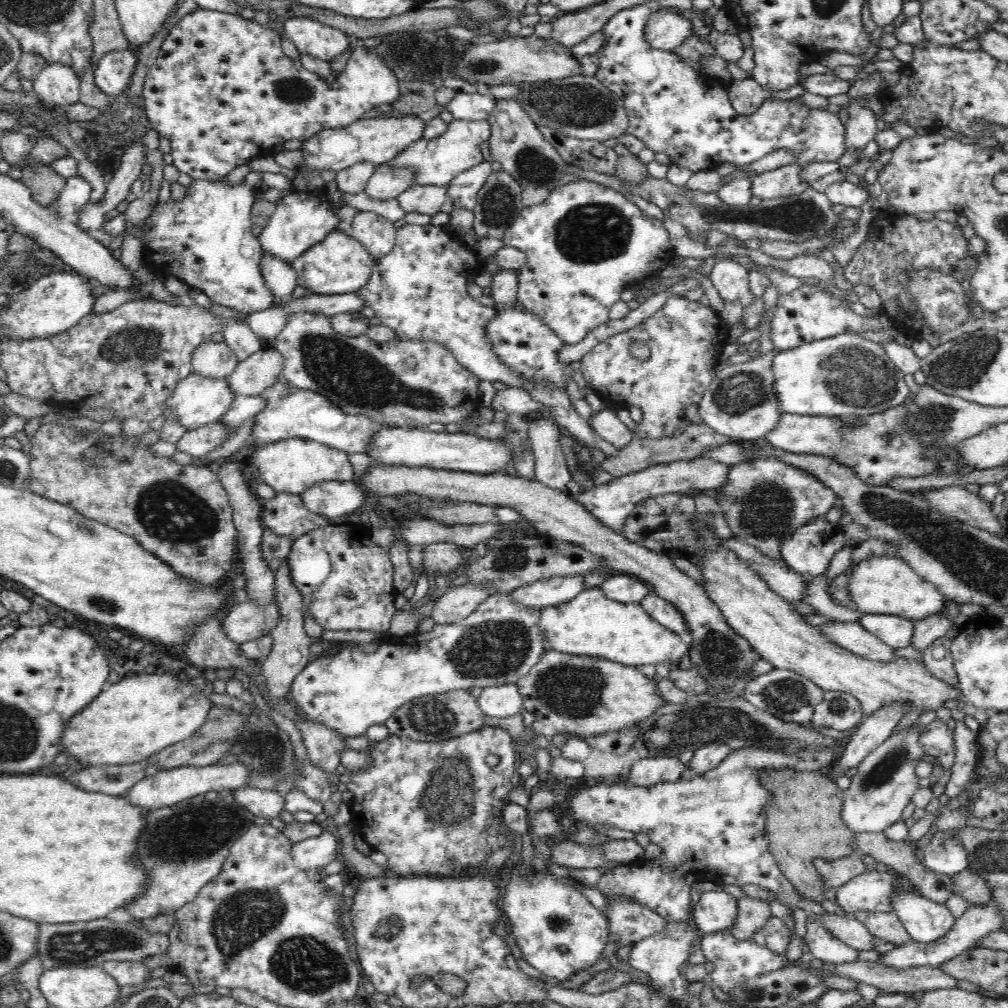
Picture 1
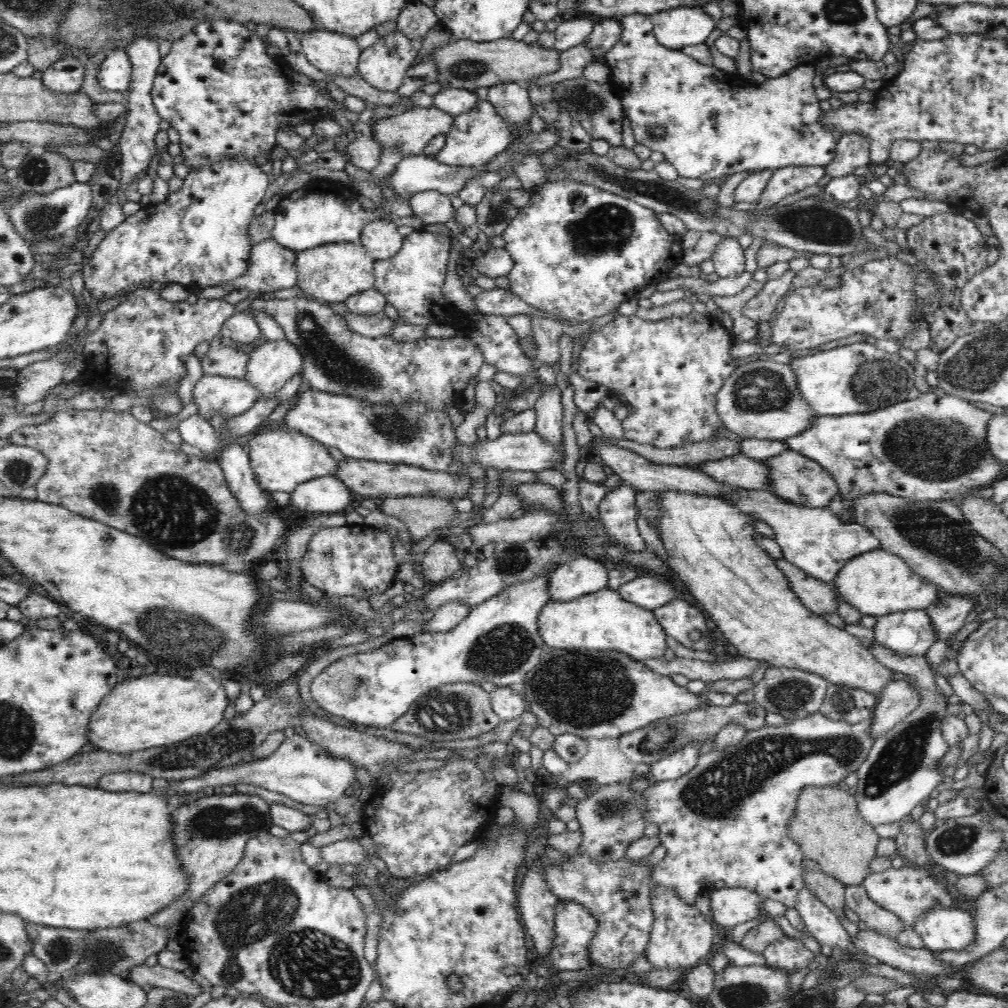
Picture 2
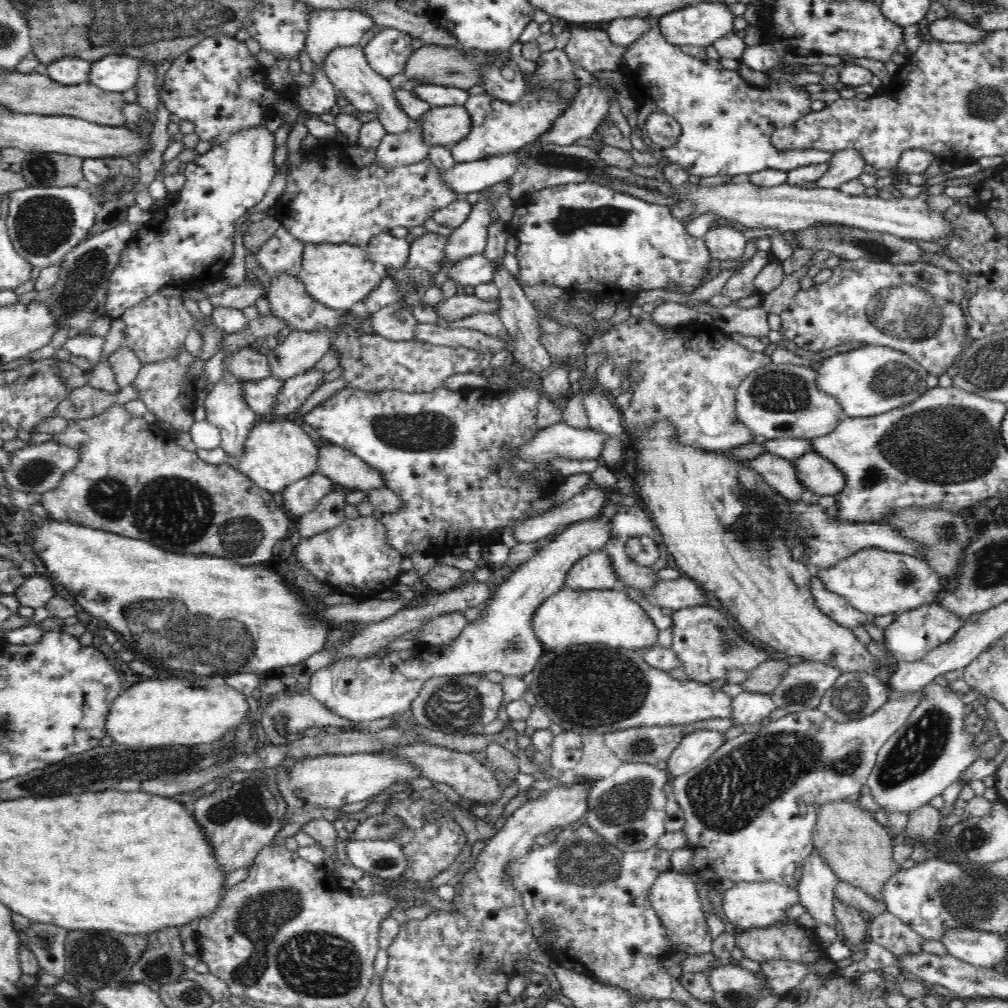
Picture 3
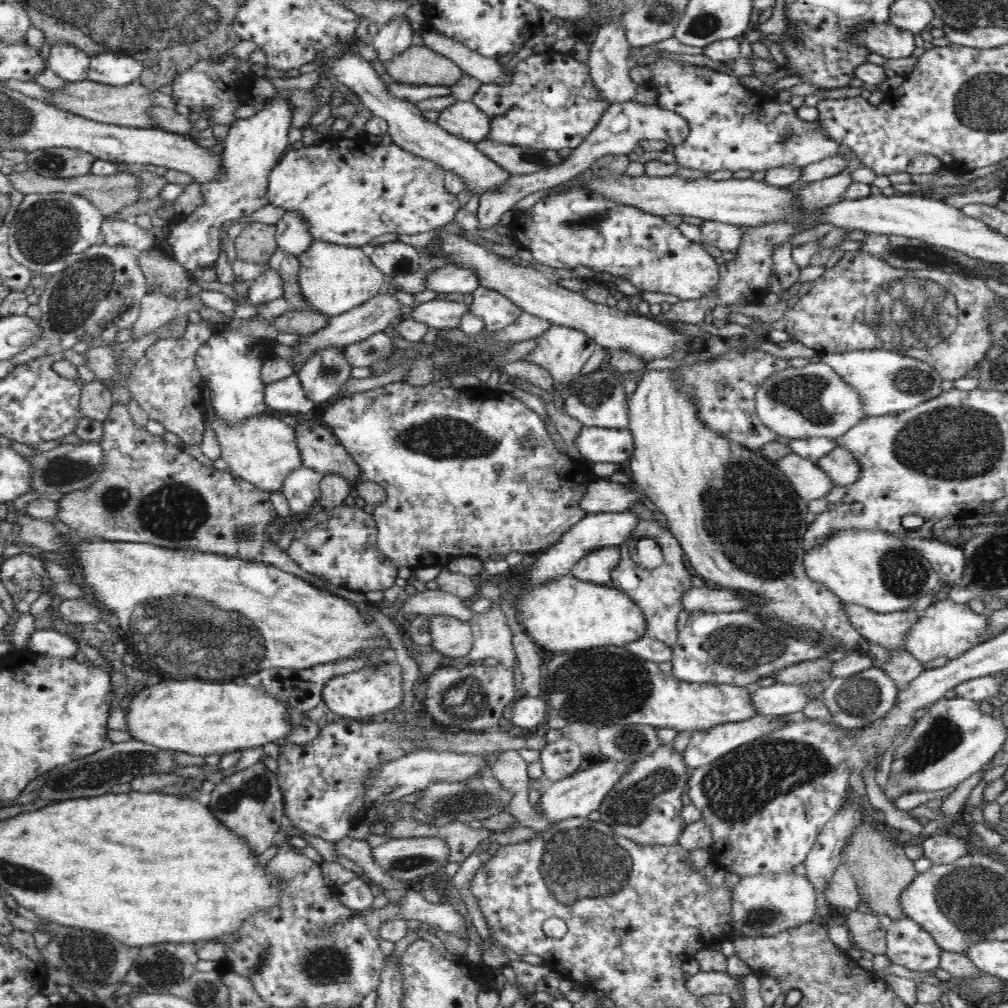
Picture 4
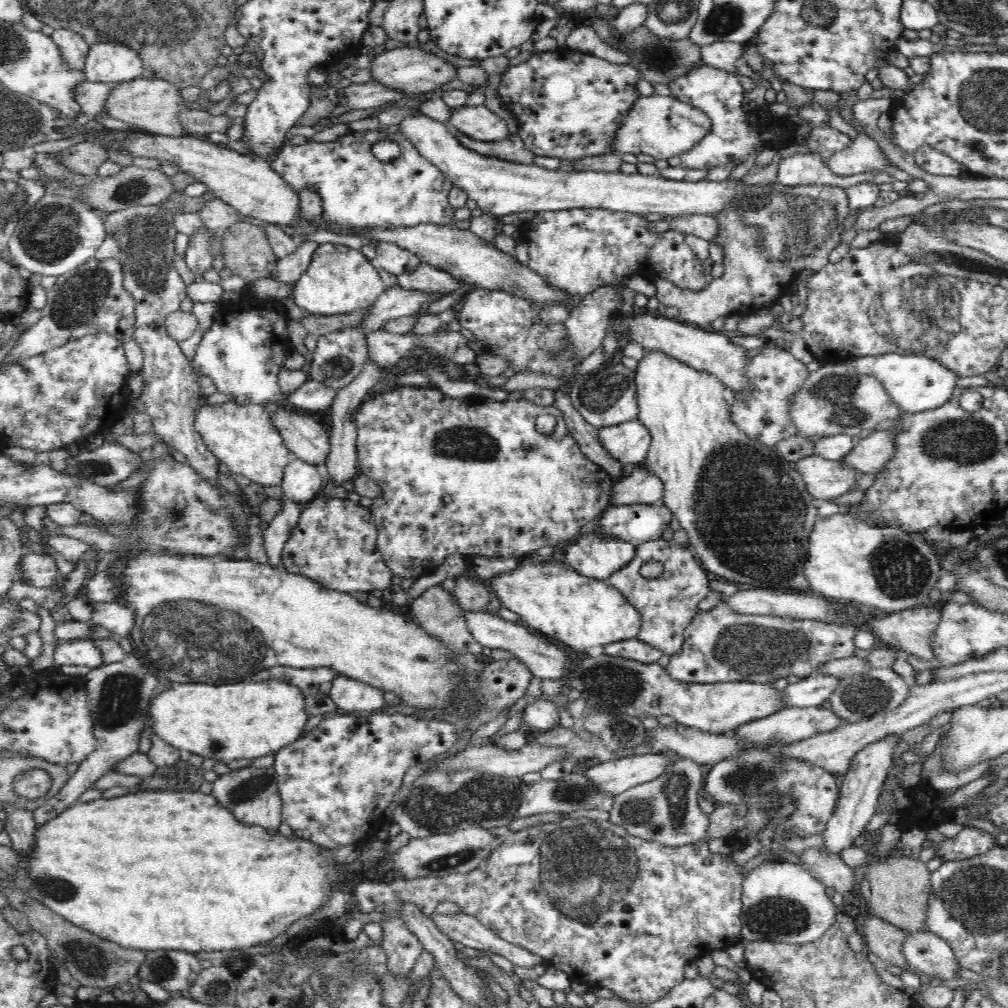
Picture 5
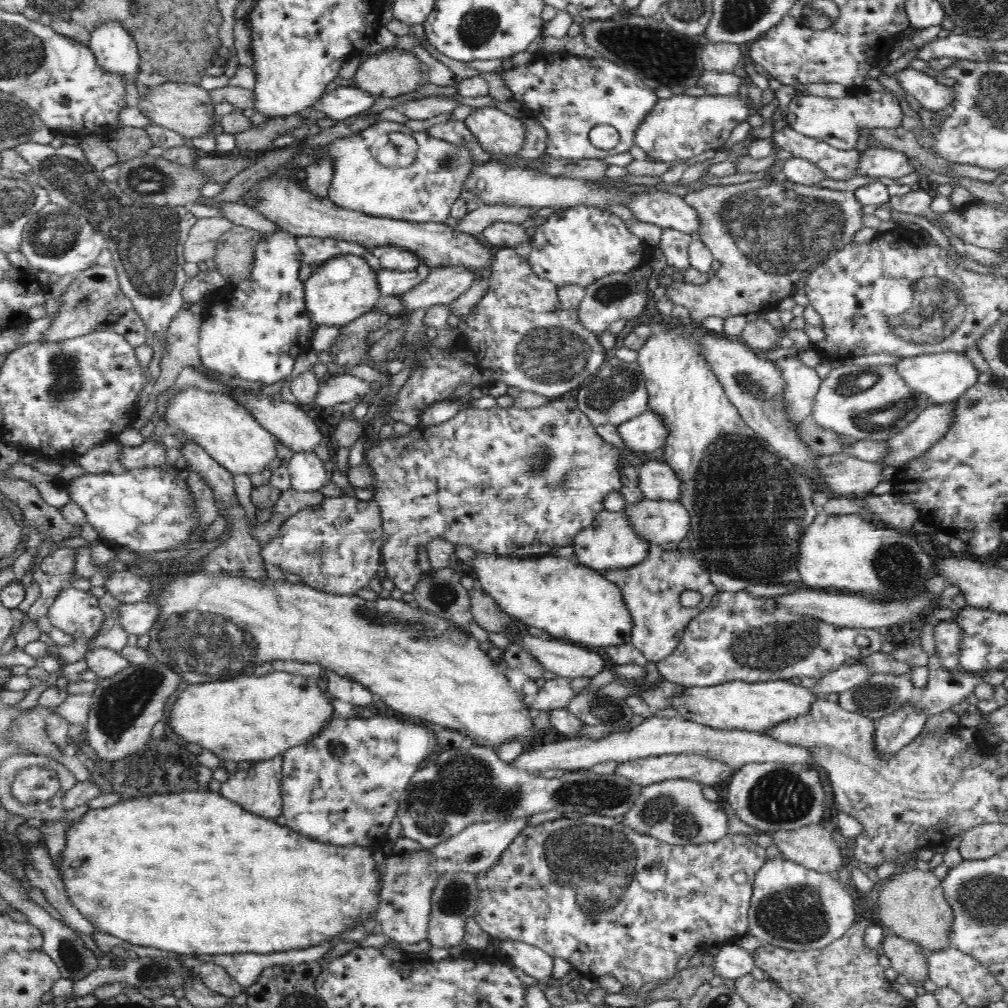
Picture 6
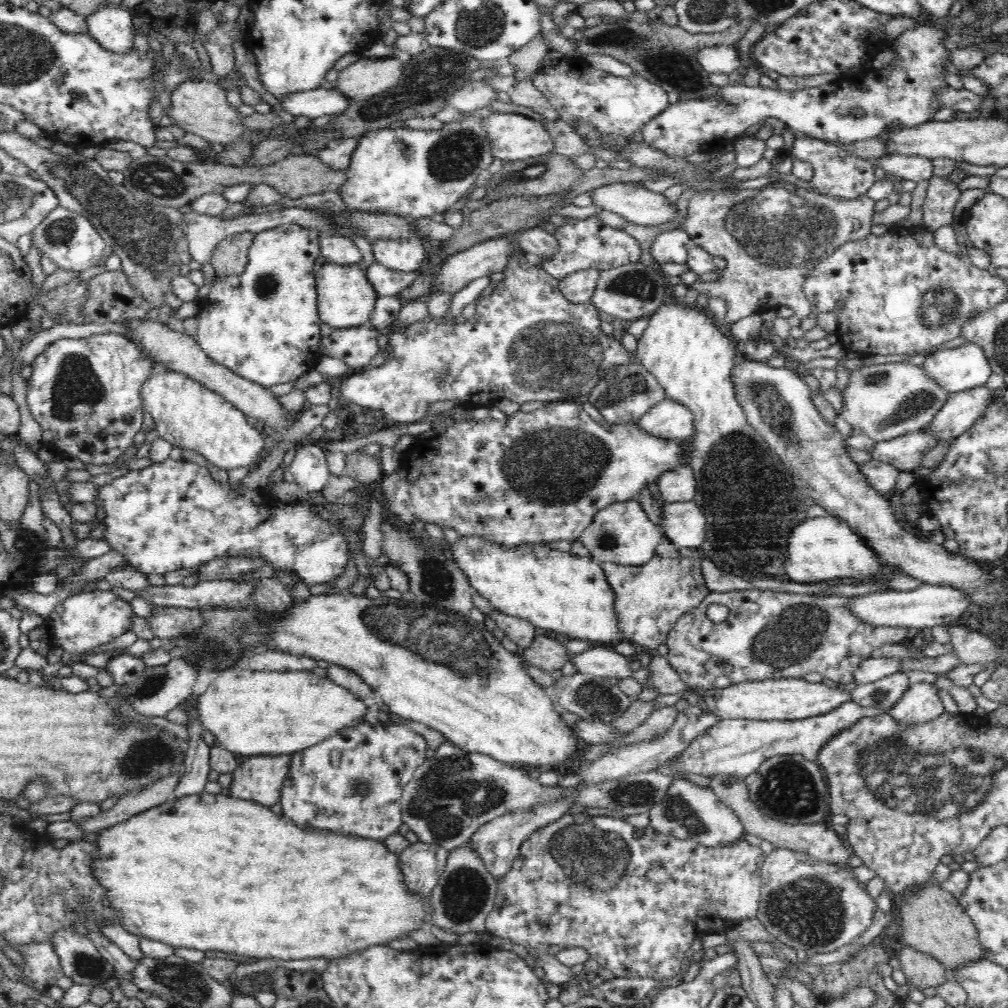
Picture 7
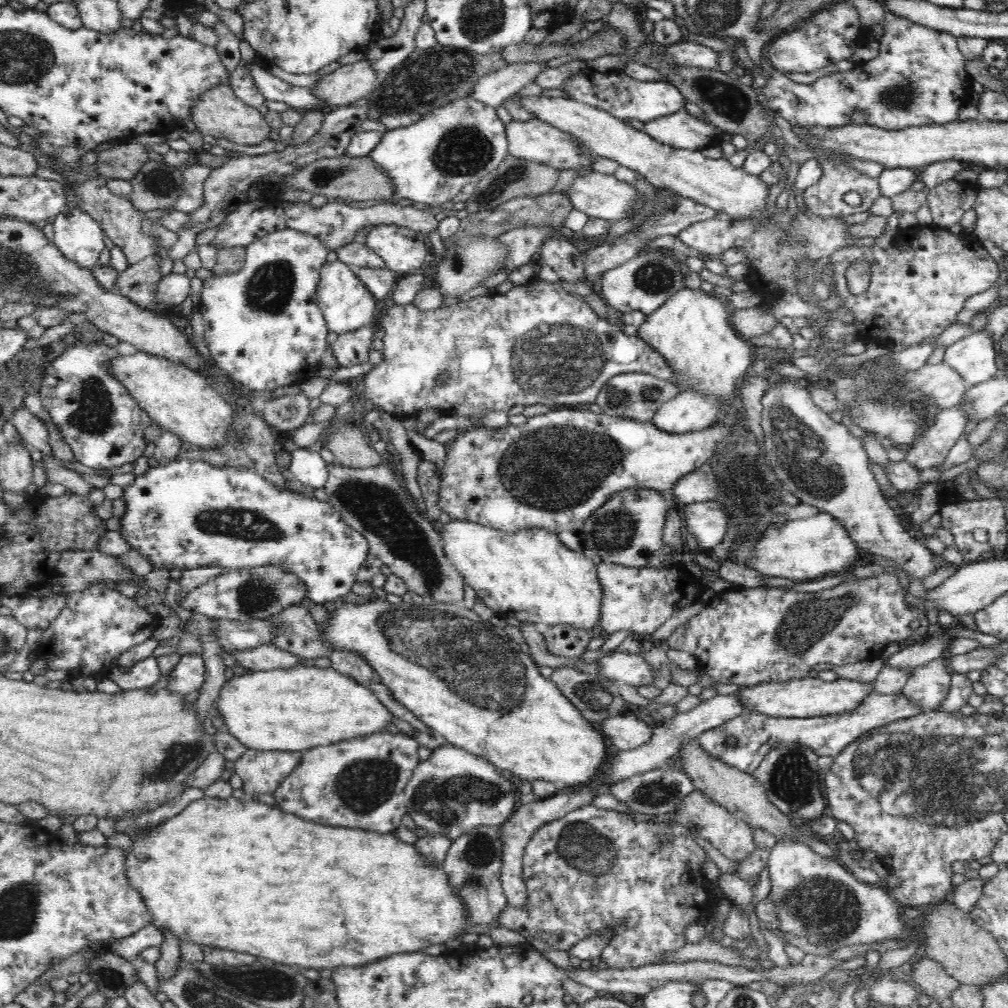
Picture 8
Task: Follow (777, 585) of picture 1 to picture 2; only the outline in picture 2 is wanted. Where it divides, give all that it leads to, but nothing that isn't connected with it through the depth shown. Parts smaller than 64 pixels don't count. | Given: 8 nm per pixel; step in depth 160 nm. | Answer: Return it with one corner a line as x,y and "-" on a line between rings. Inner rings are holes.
774,559
774,564
786,575
789,586
797,594
800,602
817,615
838,614
834,599
834,583
822,582
786,559

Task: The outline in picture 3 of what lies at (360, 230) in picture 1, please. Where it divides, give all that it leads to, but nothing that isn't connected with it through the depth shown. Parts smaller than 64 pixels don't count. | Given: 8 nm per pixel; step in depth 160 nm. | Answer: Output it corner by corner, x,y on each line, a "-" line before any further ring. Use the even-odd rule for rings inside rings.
382,231
370,238
366,251
374,262
383,264
387,269
399,269
409,260
410,243
390,231

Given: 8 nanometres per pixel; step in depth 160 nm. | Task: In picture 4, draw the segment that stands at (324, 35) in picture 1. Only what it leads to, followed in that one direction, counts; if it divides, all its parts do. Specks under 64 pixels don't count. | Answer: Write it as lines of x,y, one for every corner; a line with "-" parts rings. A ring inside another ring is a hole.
344,53
330,66
330,72
338,84
344,84
348,90
356,94
361,102
361,108
368,108
373,116
383,118
388,123
387,132
394,144
407,152
440,165
445,171
458,174
473,193
481,195
485,190
492,190
505,183
507,178
512,176
478,150
475,143
454,136
435,122
427,120
422,115
423,112
415,107
415,103
394,97
370,61
362,56

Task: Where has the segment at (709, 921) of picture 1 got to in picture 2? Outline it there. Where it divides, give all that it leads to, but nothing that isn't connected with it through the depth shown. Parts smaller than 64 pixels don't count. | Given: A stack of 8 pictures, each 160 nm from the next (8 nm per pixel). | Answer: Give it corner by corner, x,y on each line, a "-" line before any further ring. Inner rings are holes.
724,887
710,894
710,911
716,926
725,932
737,924
760,918
765,898
746,888

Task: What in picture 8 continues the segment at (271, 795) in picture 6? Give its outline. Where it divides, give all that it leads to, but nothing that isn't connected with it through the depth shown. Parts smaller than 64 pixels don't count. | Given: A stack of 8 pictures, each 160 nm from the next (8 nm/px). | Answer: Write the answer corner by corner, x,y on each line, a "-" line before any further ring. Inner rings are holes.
246,750
235,761
234,772
243,782
245,798
273,794
282,781
298,766
303,751

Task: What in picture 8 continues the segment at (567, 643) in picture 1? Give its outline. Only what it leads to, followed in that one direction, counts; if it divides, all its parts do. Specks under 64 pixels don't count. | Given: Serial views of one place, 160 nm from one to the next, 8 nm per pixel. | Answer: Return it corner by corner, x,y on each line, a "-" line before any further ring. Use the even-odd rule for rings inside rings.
451,519
447,524
437,524
444,541
444,552
460,572
465,584
471,586
482,602
503,616
530,621
540,628
567,624
578,630
600,632
600,606
602,585
598,579
597,565
583,552
576,553
563,545
556,532
543,528
526,528
518,532
502,532
477,522

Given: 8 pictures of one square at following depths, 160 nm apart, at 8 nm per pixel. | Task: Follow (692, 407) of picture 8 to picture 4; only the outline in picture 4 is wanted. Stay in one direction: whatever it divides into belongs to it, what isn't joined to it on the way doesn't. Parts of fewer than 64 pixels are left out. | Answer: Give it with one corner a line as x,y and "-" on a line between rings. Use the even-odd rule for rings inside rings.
583,426
574,439
574,446
589,464
604,462
618,464
628,460
635,449
634,435
630,430

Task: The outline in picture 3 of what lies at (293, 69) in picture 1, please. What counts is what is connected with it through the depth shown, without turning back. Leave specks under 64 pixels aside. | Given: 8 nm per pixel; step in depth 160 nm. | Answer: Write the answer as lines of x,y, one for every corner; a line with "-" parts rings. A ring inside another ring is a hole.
396,28
383,29
365,46
365,55
369,65
384,78
392,78
404,72
408,58
414,48
404,48
399,53
392,49
392,43
402,36
402,31
-
228,33
203,38
171,62
159,92
164,106
180,120
192,122
200,140
210,142
213,147
220,146
240,130
260,126
265,119
276,115
274,104
278,100
296,96
298,86
292,84
288,91
270,88
264,82
267,69
254,54
244,41

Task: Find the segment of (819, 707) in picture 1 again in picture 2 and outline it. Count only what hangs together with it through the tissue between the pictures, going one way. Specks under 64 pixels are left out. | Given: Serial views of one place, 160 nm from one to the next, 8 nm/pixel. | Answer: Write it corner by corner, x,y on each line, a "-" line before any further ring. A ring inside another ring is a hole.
829,684
819,712
826,715
826,718
854,724
871,718
878,701
878,695
870,694
862,688

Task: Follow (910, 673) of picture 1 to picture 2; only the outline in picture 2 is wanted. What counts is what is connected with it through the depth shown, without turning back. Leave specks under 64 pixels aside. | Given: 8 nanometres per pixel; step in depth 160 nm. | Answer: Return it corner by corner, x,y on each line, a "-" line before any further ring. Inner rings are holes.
667,491
658,493
659,501
658,509
660,509
660,522
656,529
659,532
660,539
663,542
665,549
668,552
666,561
668,565
678,573
679,580
691,592
692,598
698,602
699,606
710,618
714,628
718,631
725,643
733,651
734,655
756,659
759,661
768,662
772,667
797,668
806,672
813,672
823,676
829,684
842,684
844,686
852,686
854,688
862,688
870,694
880,695
882,690
892,682
892,671
886,668
881,662
878,662
874,655
862,645
862,642
856,636
848,634
845,630
840,630
836,626
832,626
823,617
813,613
809,608
806,608
797,597
797,594
789,586
786,575
774,564
774,559
768,555
762,547
756,545
753,534
754,529
750,525
756,518
751,518
751,514
744,514
734,503
728,503
726,499
718,496
702,497
702,495
692,495
681,491

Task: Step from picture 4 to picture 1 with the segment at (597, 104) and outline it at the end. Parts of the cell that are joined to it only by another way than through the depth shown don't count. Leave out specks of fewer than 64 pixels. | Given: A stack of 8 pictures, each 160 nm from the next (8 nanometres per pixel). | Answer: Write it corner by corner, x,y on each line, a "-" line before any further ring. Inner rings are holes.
456,120
448,124
448,130
433,139
420,138
390,162
381,166
409,168
413,170
413,182
416,185
448,186
451,180
465,170
485,162
481,157
480,143
489,142
491,126
487,120

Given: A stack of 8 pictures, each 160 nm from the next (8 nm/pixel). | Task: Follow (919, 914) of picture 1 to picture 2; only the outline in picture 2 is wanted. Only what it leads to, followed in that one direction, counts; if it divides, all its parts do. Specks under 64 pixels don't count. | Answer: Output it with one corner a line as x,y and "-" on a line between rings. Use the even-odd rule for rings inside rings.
934,908
928,910
914,924
924,941
924,946
932,951
965,949
975,943
975,924
969,912
957,908

